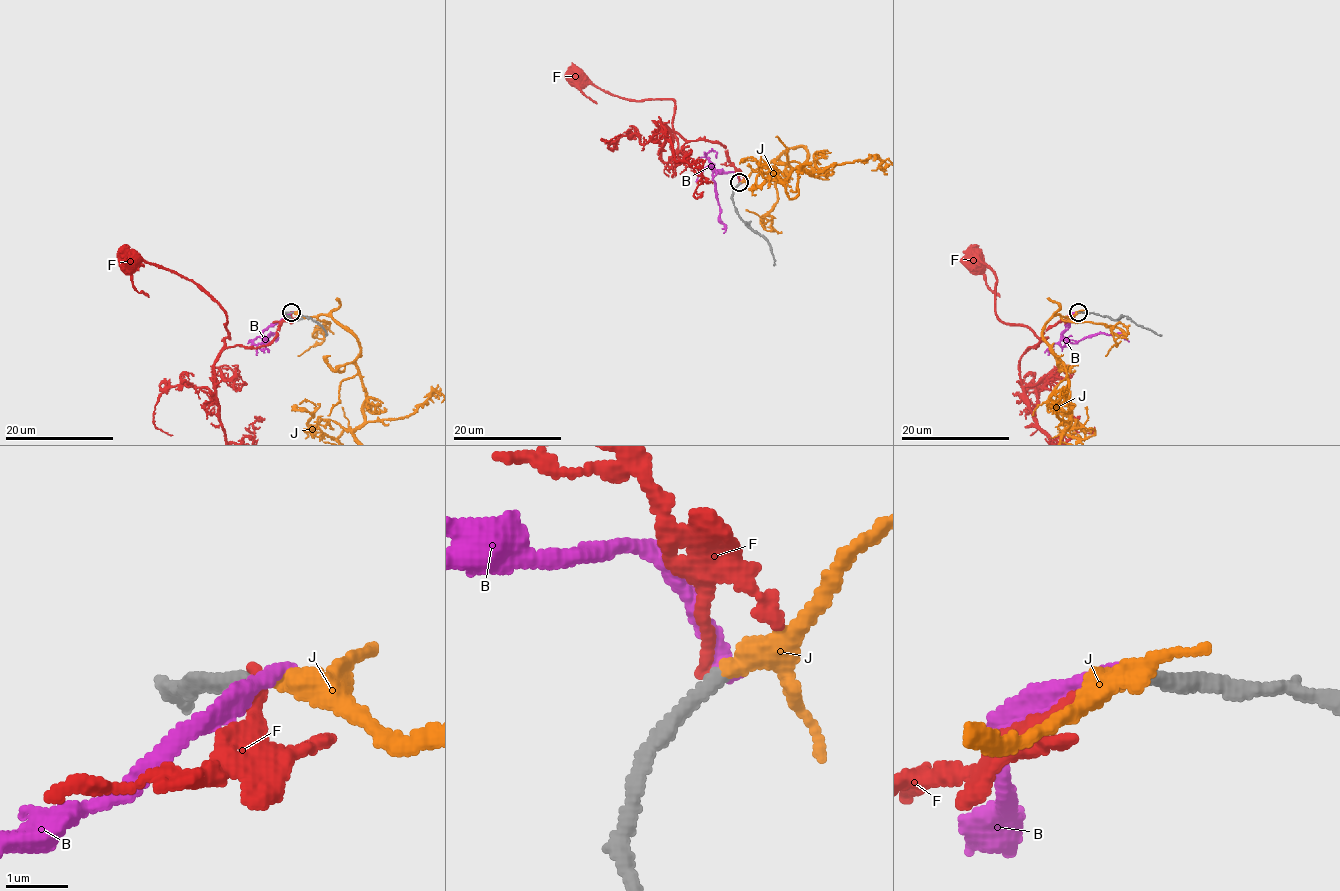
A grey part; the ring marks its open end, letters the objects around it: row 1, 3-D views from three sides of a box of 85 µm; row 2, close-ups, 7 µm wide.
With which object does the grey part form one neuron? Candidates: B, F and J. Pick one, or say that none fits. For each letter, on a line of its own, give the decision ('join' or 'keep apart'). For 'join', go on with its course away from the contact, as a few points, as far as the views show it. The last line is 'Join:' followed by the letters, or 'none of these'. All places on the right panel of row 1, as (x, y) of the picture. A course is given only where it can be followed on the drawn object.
B: keep apart
F: keep apart
J: join
Join: J

